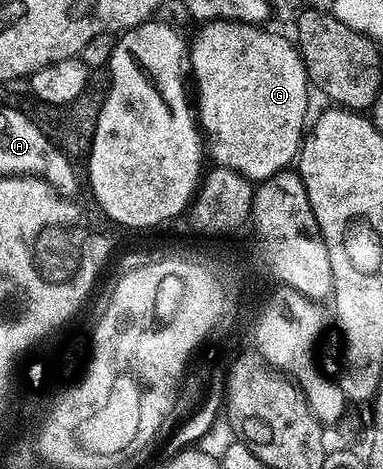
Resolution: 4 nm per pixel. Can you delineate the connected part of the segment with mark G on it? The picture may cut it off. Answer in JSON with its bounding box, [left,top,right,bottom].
[189,19,312,181]

